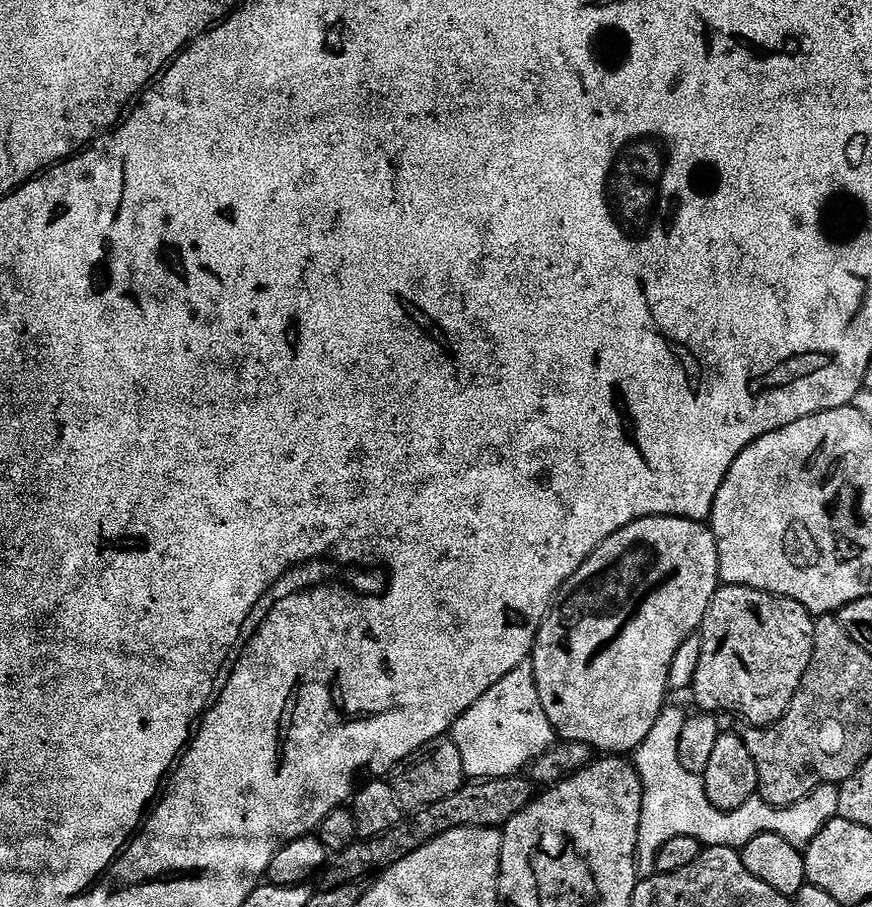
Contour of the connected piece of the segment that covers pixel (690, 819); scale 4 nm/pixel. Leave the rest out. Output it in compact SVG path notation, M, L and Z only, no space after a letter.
M665 706L658 714L650 734L642 738L634 753L634 767L641 782L642 814L636 843L636 874L640 880L649 880L654 875L656 855L670 838L696 840L708 848L743 849L758 834L778 834L798 849L807 849L808 843L823 828L840 815L839 787L824 784L816 788L802 802L788 808L771 808L759 798L747 800L738 810L719 812L704 793L704 781L700 776L691 776L678 762L678 738L686 712L680 708Z

